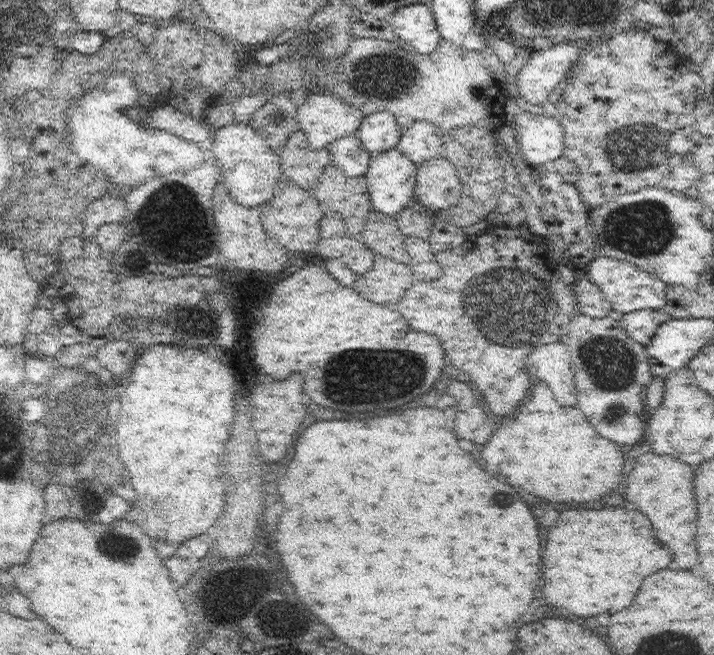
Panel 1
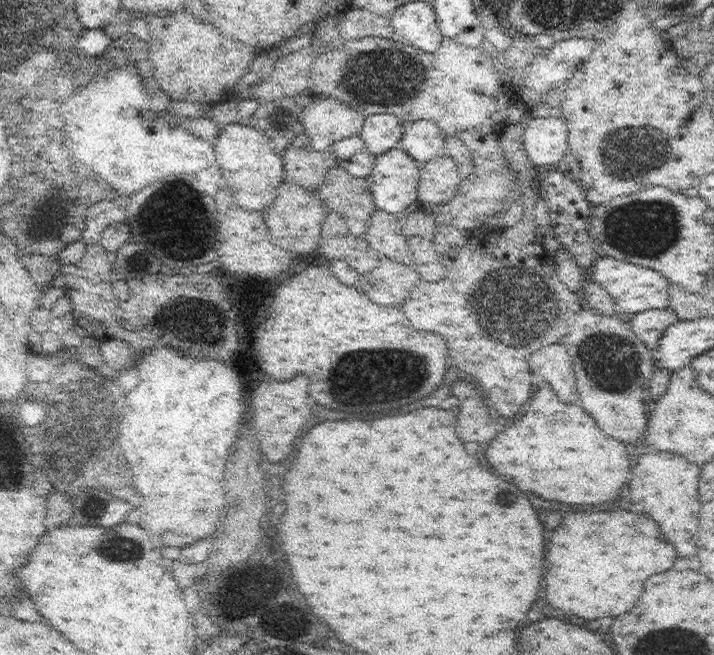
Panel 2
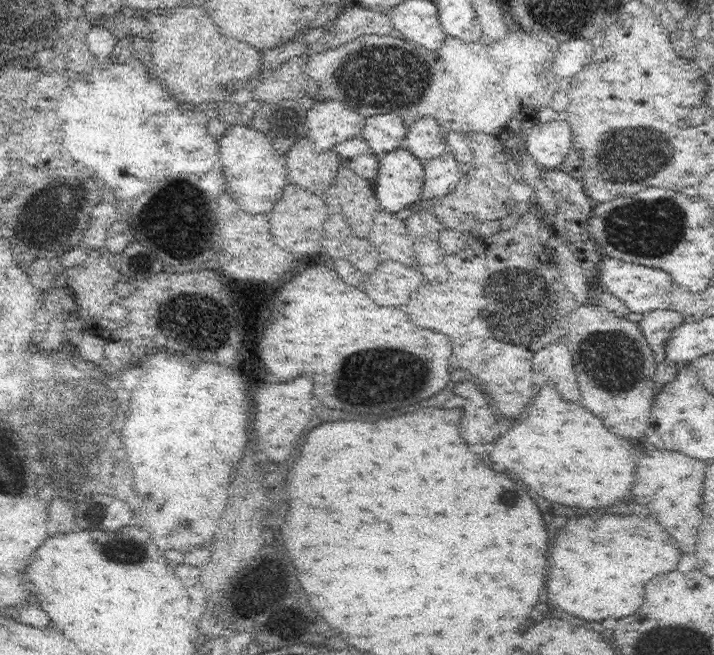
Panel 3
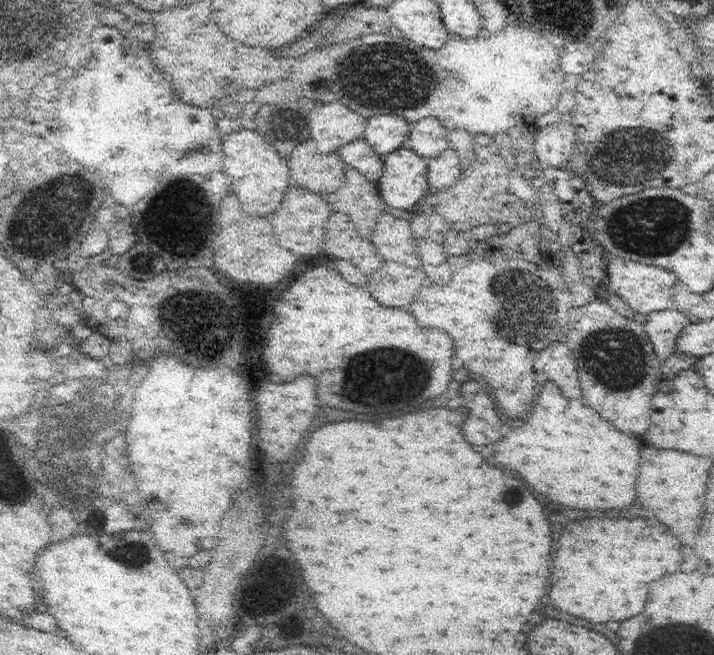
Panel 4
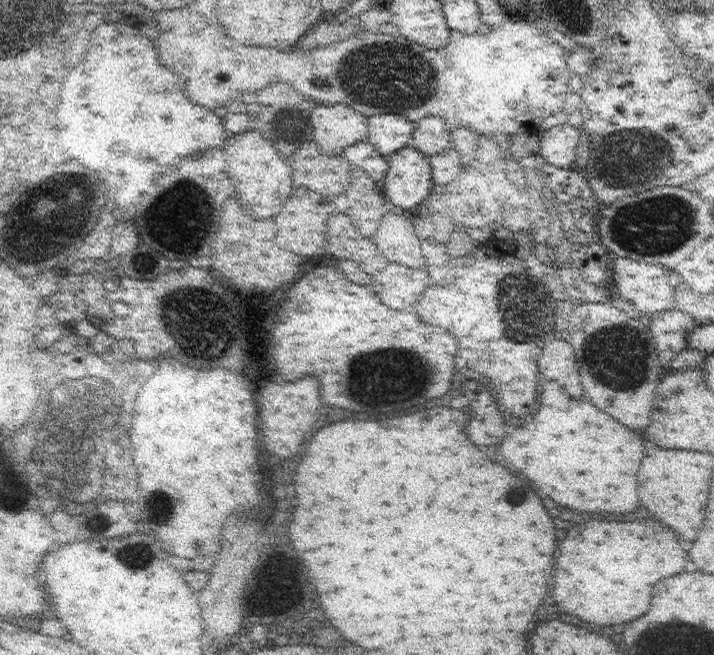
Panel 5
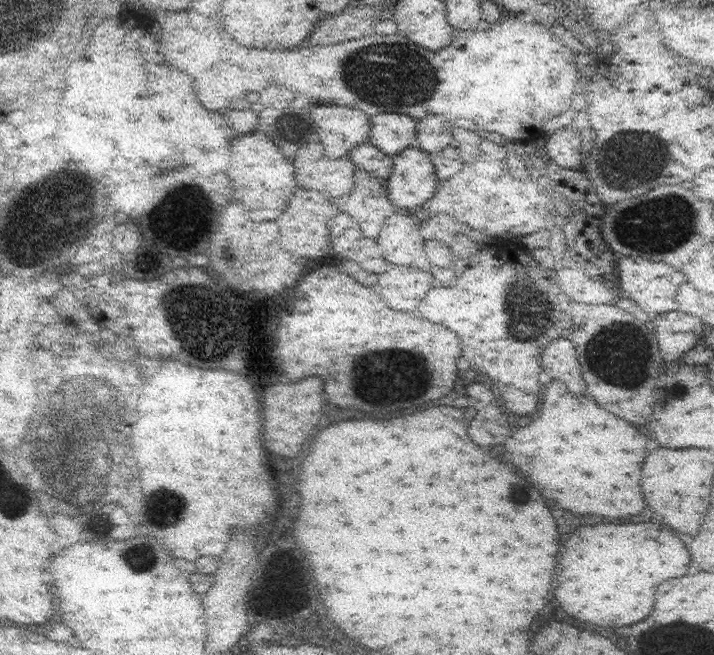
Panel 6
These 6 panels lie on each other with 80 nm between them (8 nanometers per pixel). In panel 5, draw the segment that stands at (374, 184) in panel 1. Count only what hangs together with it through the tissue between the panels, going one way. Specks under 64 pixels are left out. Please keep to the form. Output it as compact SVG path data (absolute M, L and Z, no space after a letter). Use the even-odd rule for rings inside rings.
M412 145L402 147L388 158L388 172L385 172L386 198L394 206L414 208L432 190L432 172L429 160Z

